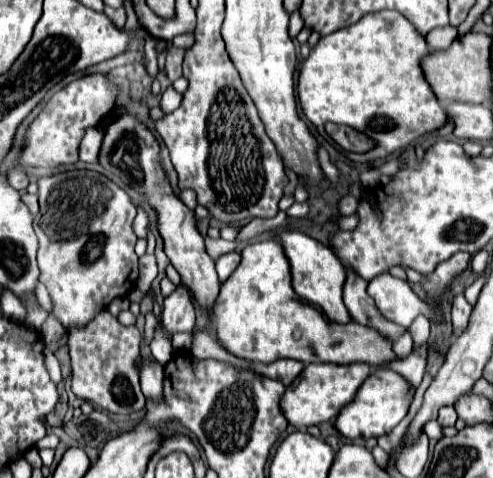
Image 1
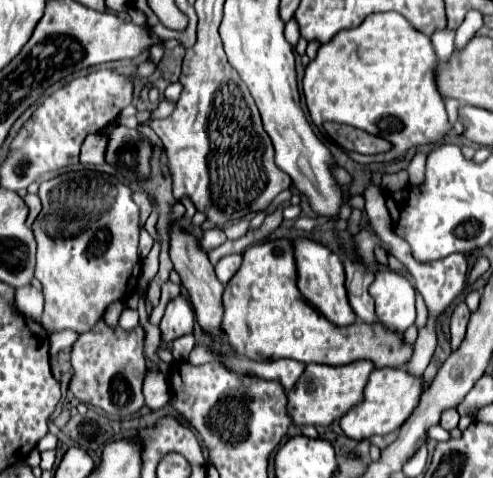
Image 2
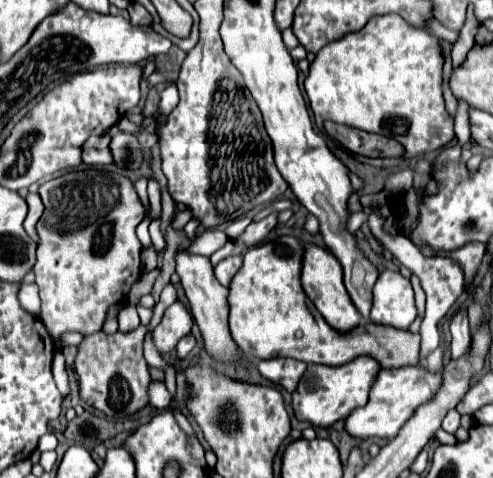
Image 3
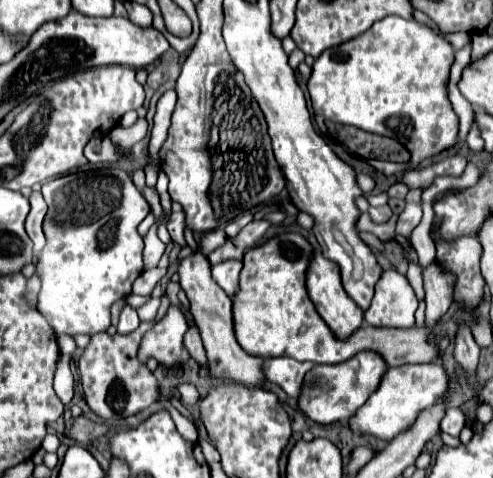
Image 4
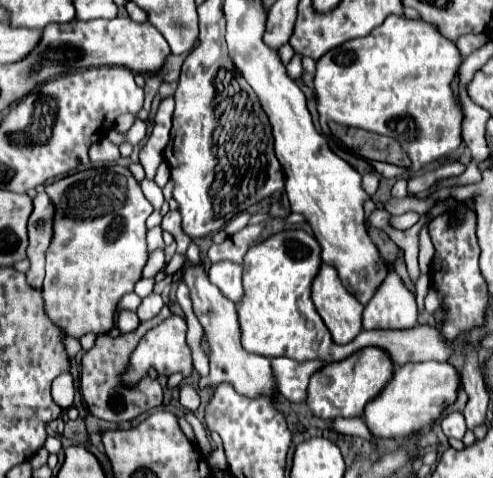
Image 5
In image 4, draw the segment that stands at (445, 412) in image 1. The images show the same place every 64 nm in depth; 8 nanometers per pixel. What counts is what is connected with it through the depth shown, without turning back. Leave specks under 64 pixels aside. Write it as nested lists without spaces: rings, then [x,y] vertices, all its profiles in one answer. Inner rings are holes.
[[[448,408],[446,416],[442,418],[440,430],[446,434],[452,434],[452,436],[458,436],[462,428],[464,428],[464,412],[460,412],[458,408]]]

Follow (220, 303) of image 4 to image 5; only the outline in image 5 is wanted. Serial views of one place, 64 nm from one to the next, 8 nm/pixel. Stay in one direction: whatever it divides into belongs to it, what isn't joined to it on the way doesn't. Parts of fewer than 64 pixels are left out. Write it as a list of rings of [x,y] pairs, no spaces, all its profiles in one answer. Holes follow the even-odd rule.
[[[186,260],[182,266],[182,282],[190,290],[190,300],[194,306],[194,314],[198,322],[204,328],[204,338],[210,348],[208,358],[210,358],[210,374],[200,378],[198,386],[203,389],[207,386],[218,385],[220,382],[232,384],[240,394],[244,396],[274,396],[276,382],[272,378],[272,368],[270,368],[270,358],[250,354],[242,348],[240,344],[240,324],[238,324],[238,314],[236,314],[236,304],[232,300],[226,300],[226,296],[208,280],[208,274],[204,270],[204,264],[192,264]]]

